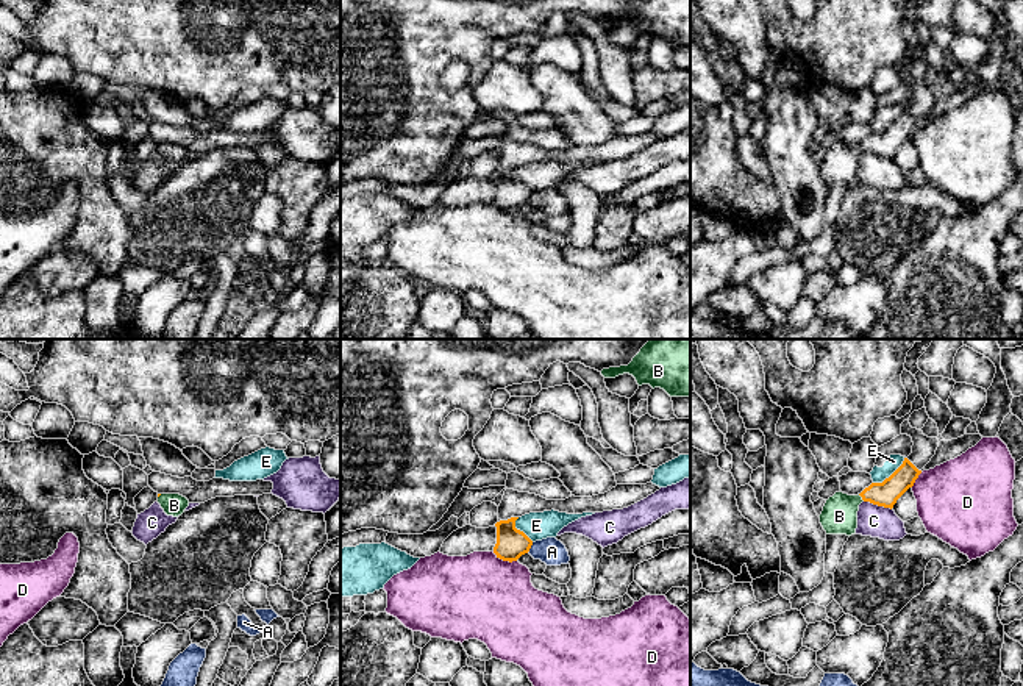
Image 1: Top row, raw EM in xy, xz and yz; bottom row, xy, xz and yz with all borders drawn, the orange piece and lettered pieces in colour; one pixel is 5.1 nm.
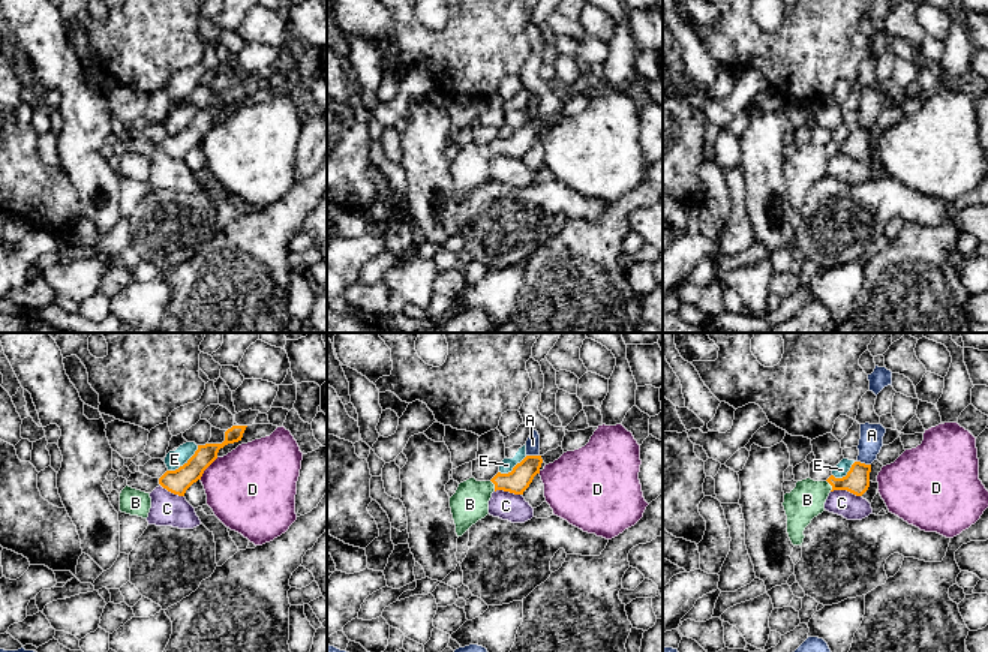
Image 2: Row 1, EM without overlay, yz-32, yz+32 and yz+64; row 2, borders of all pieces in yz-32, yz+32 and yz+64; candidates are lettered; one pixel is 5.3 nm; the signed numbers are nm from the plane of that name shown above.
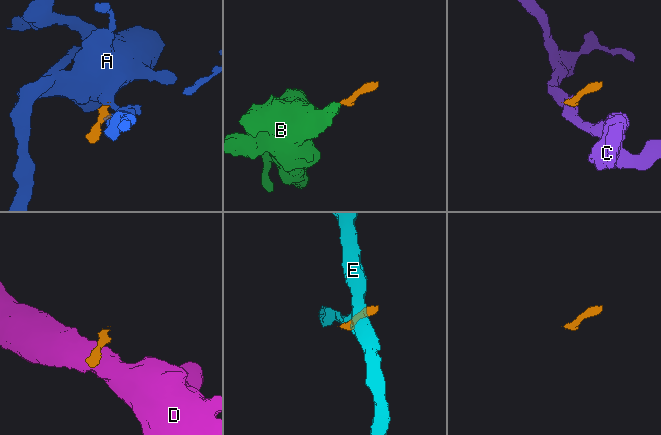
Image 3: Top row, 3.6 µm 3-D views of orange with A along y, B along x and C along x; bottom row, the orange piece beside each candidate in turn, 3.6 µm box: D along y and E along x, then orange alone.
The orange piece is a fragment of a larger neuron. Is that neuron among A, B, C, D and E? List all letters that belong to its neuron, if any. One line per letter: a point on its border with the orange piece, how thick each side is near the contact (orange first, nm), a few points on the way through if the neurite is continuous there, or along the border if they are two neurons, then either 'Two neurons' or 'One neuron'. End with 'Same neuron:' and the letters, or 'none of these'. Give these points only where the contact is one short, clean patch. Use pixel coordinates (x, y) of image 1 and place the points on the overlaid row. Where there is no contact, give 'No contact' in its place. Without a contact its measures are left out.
A: Touches orange at xz (530, 547). Thickness 160 nm (orange) against 140 nm. Boundary: xz (533, 543), (527, 552). Two neurons
B: Touches orange at yz (861, 496). Thickness 130 nm (orange) against 190 nm. Path across: yz (884, 494), (861, 496), (839, 516). One neuron
C: Touches orange at yz (878, 505). Thickness 130 nm (orange) against 160 nm. Boundary: yz (864, 500), (891, 510). Two neurons
D: Touches orange at xz (505, 560). Thickness 160 nm (orange) against 440 nm. Two neurons
E: Touches orange at yz (891, 475). Thickness 130 nm (orange) against 80 nm. Boundary: yz (905, 458), (887, 477), (873, 483). Two neurons
Same neuron: B

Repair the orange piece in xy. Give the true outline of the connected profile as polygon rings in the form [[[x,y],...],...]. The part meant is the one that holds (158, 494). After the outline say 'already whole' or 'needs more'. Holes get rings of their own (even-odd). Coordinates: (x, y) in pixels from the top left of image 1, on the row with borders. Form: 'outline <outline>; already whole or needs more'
outline [[[158,494],[158,503],[167,516],[178,517],[189,506],[189,500],[180,494]]]; needs more

